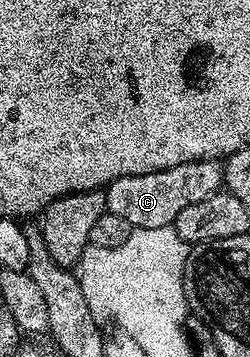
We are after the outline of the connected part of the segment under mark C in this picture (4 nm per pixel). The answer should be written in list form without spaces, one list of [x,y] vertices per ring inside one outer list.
[[[190,161],[177,167],[153,171],[149,175],[125,175],[125,179],[117,179],[105,189],[107,212],[128,221],[132,229],[174,226],[177,215],[181,215],[185,207],[191,206],[192,203],[201,203],[201,199],[209,199],[209,195],[220,192],[223,188],[223,165],[219,161]]]

